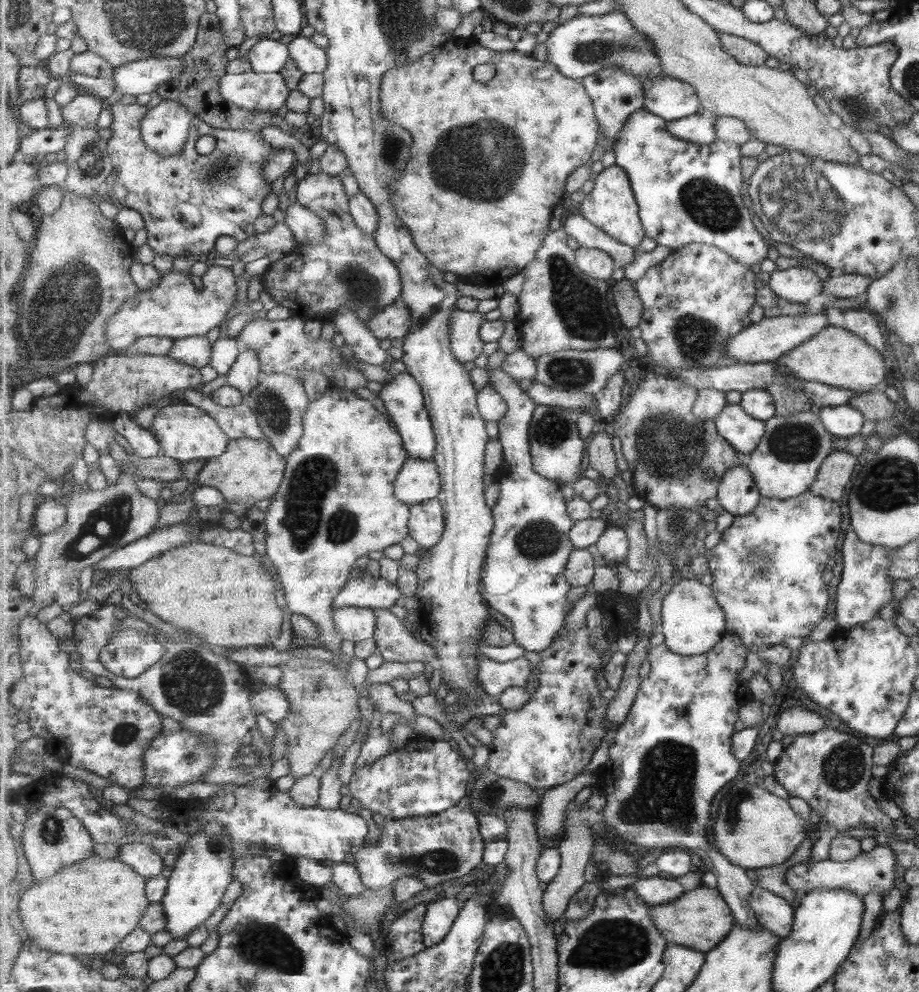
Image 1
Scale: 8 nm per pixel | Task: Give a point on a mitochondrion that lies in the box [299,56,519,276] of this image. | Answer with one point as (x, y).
(391, 145)

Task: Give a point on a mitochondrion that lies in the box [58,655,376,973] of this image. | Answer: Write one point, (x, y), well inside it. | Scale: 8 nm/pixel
(125, 734)

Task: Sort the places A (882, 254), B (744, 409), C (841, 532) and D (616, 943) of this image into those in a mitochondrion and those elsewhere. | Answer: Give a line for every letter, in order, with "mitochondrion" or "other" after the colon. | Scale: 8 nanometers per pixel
A: other
B: other
C: other
D: mitochondrion

